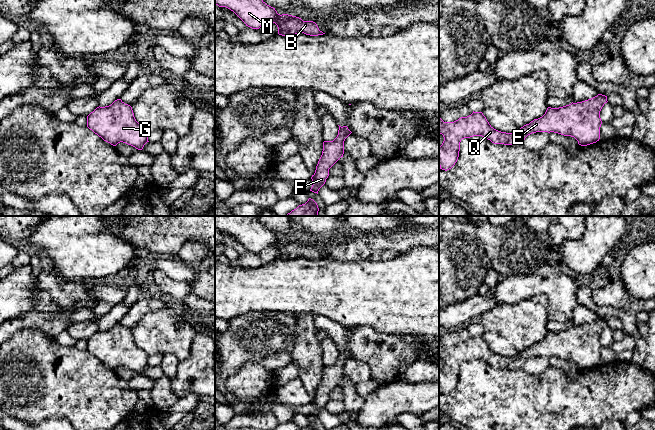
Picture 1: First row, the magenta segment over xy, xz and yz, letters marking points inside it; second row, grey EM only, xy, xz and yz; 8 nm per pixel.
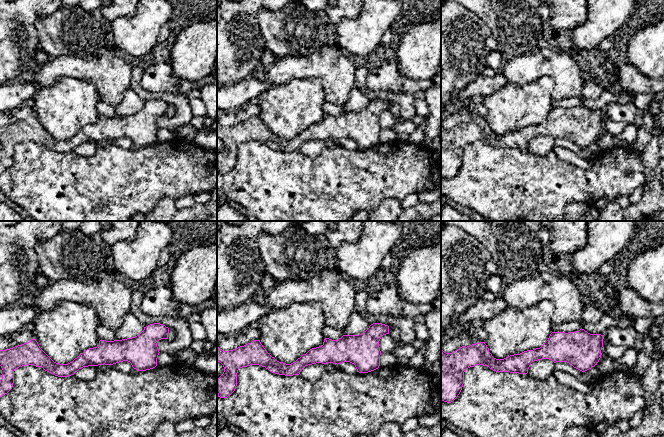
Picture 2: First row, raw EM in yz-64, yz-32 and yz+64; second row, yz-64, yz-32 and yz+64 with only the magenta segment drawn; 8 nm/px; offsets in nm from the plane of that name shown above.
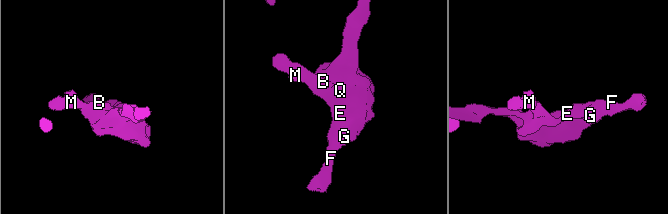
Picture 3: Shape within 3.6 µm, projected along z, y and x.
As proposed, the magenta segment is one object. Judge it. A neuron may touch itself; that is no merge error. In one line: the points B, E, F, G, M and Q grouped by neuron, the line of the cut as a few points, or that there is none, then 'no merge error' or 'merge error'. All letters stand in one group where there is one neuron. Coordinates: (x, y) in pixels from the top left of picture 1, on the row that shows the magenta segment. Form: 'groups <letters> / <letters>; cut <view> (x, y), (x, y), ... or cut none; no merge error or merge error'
groups B E F G M Q; cut none; no merge error

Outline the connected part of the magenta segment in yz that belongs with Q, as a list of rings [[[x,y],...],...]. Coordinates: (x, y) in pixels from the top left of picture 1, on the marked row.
[[[597,96],[577,103],[551,108],[545,114],[524,125],[513,133],[494,129],[482,112],[474,112],[454,122],[444,122],[439,116],[439,133],[444,141],[439,147],[439,166],[442,170],[451,169],[458,160],[460,142],[464,138],[482,136],[494,144],[523,145],[525,138],[536,132],[554,132],[574,137],[578,144],[587,146],[600,139],[602,124],[600,111],[607,96]]]

